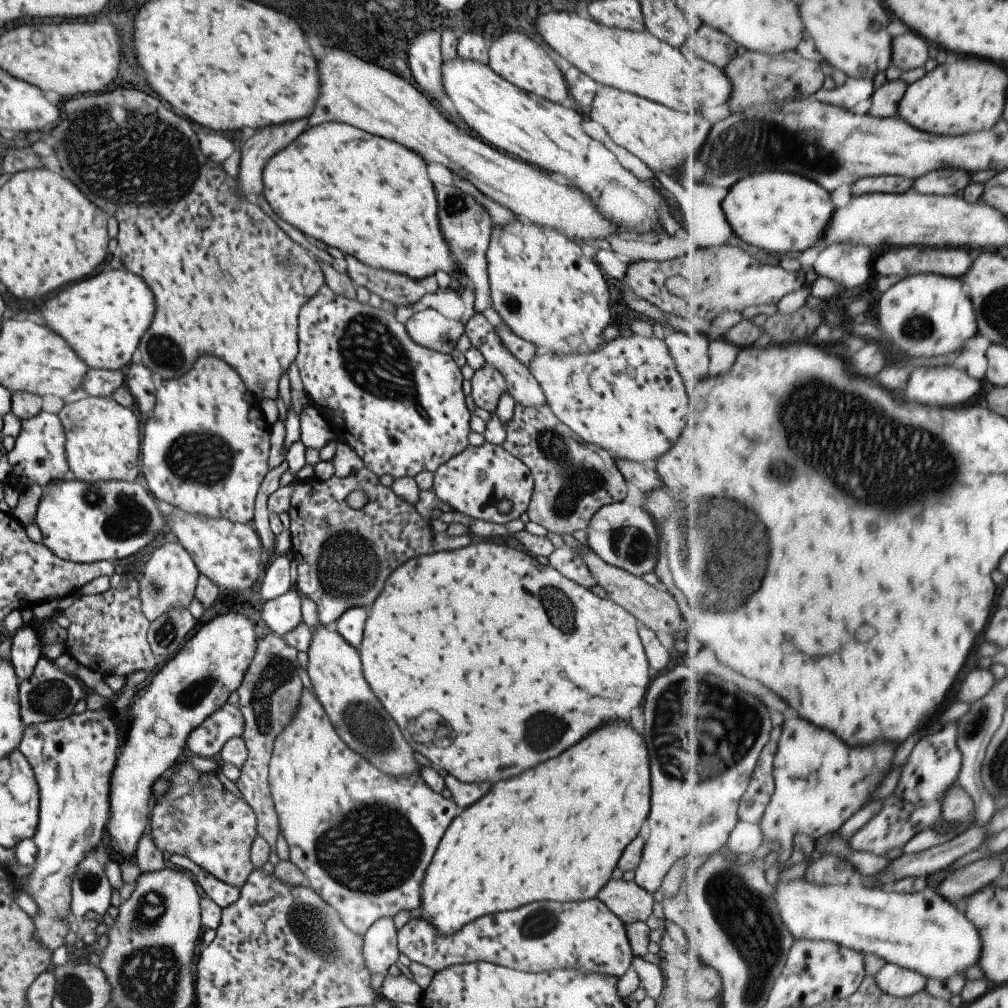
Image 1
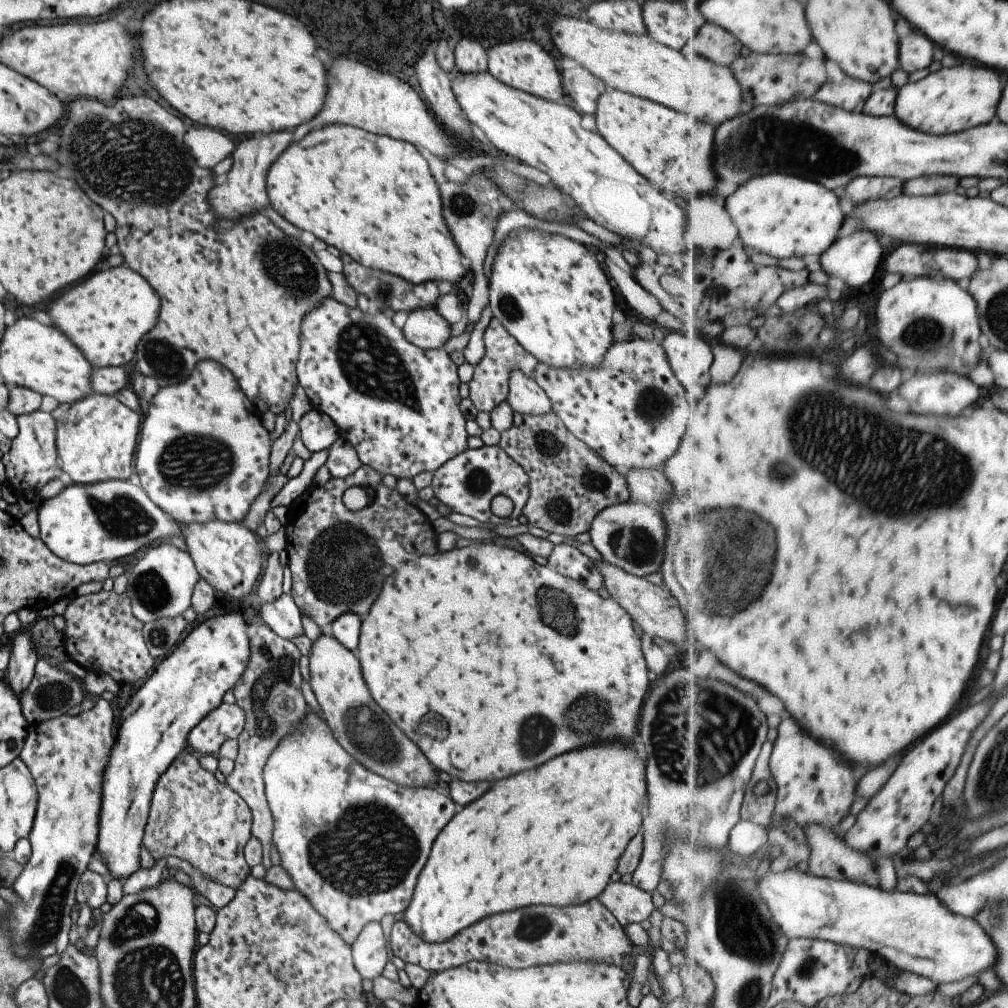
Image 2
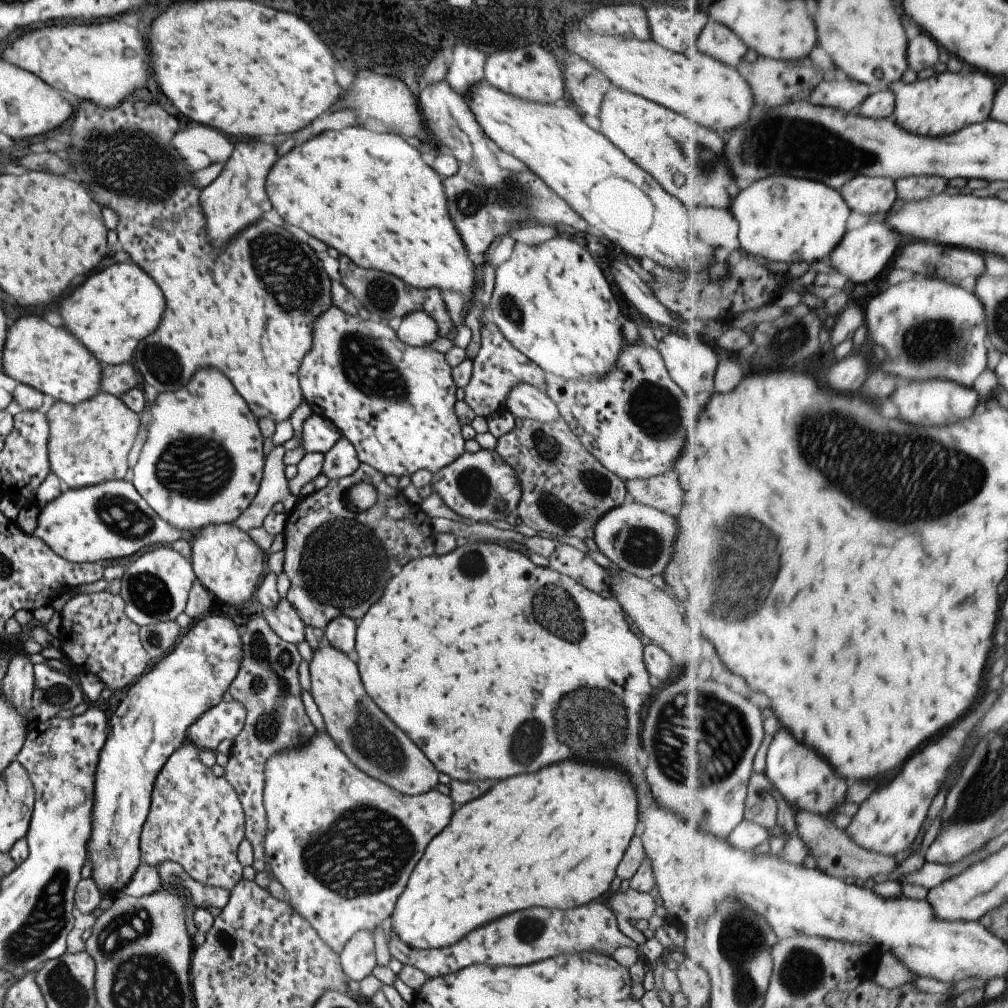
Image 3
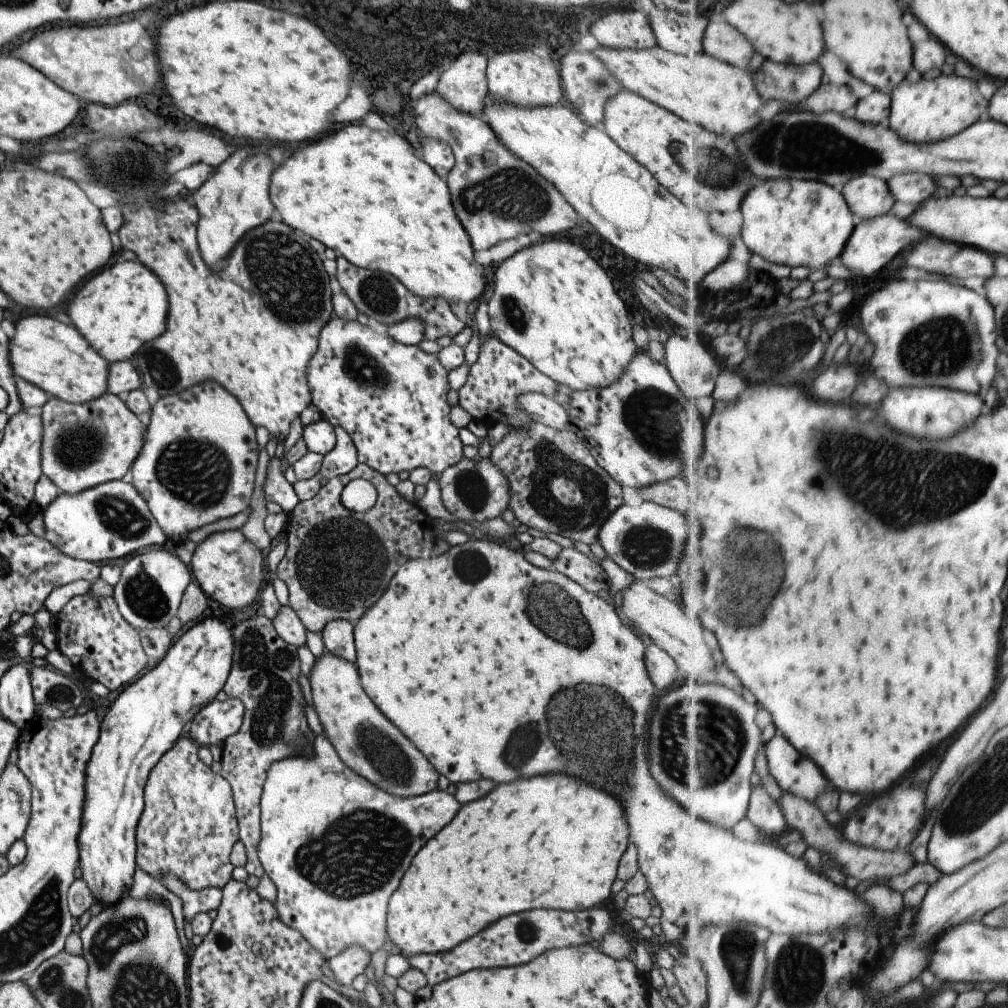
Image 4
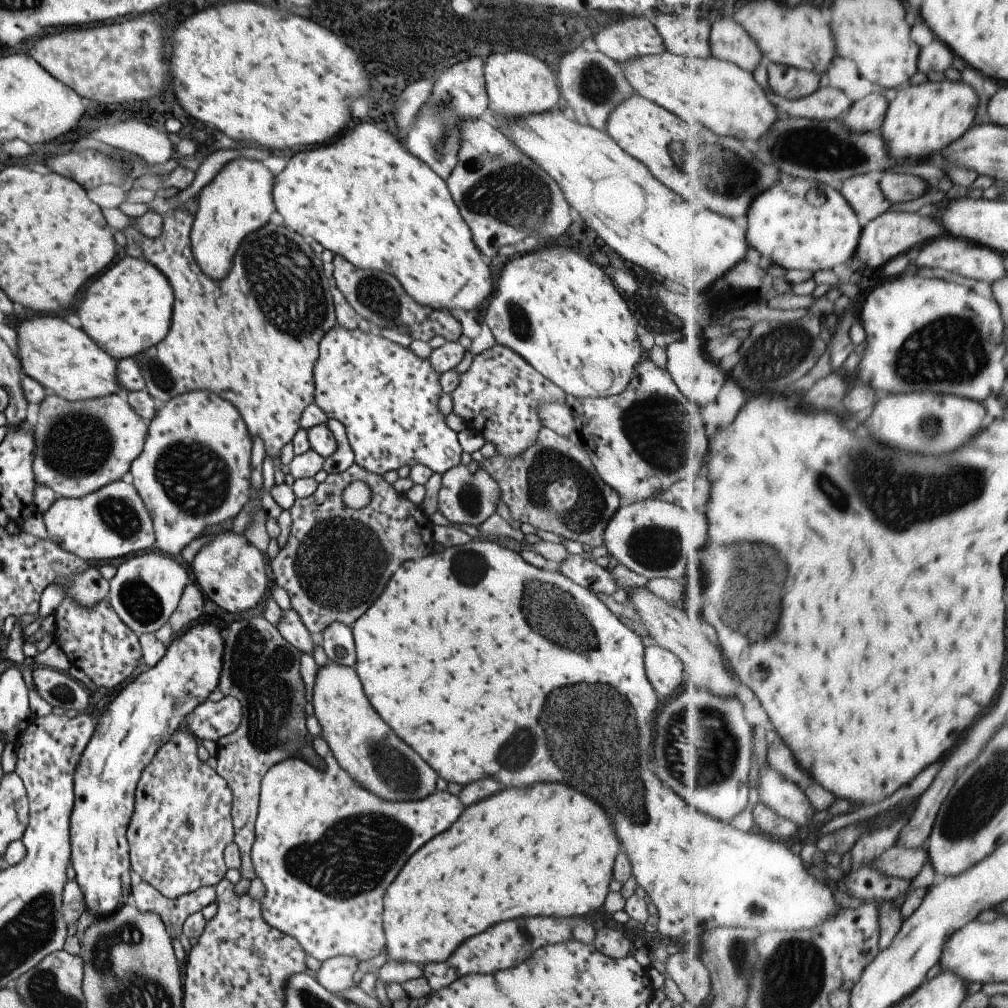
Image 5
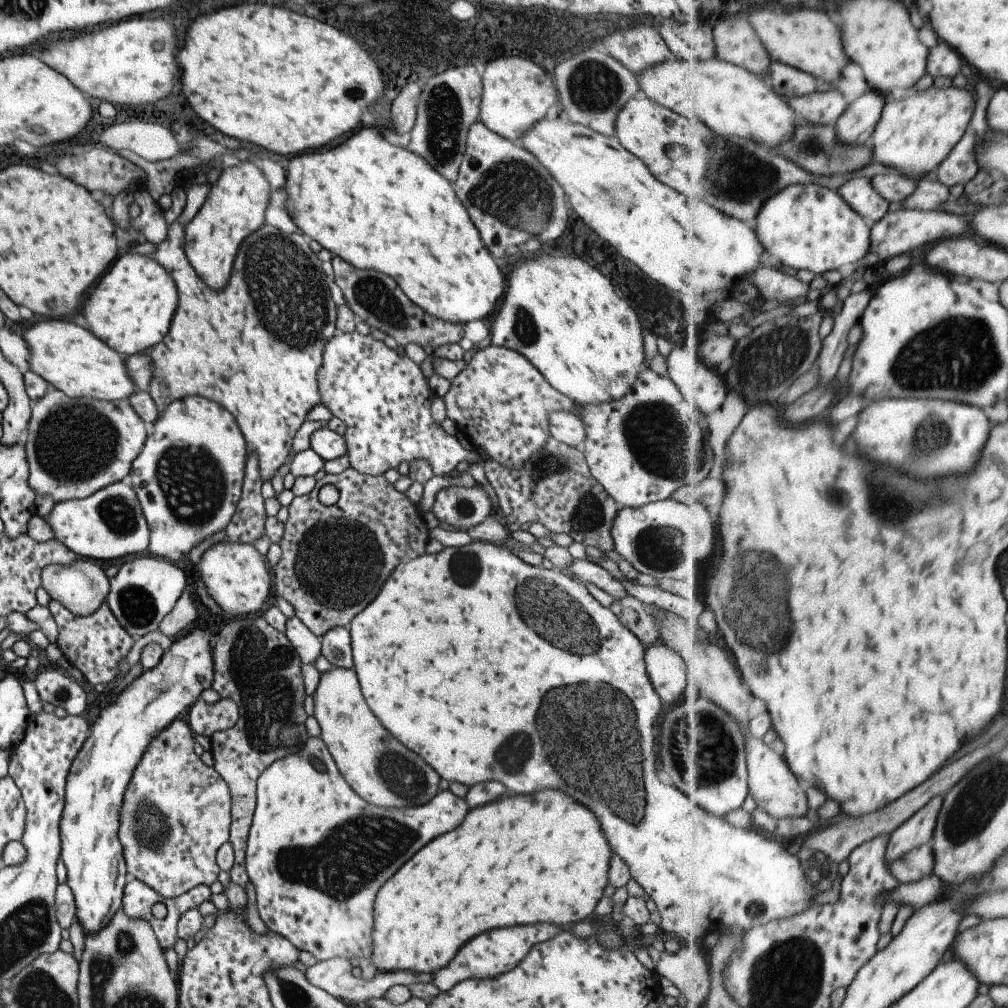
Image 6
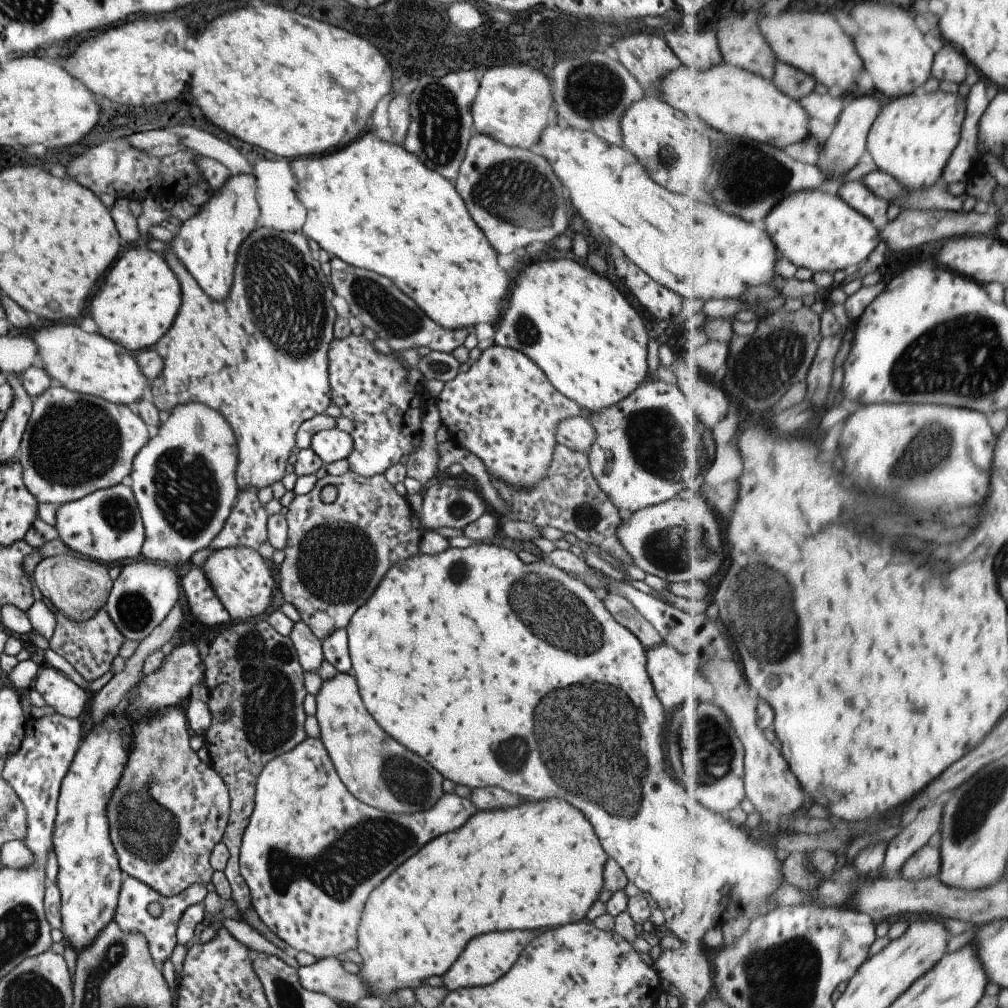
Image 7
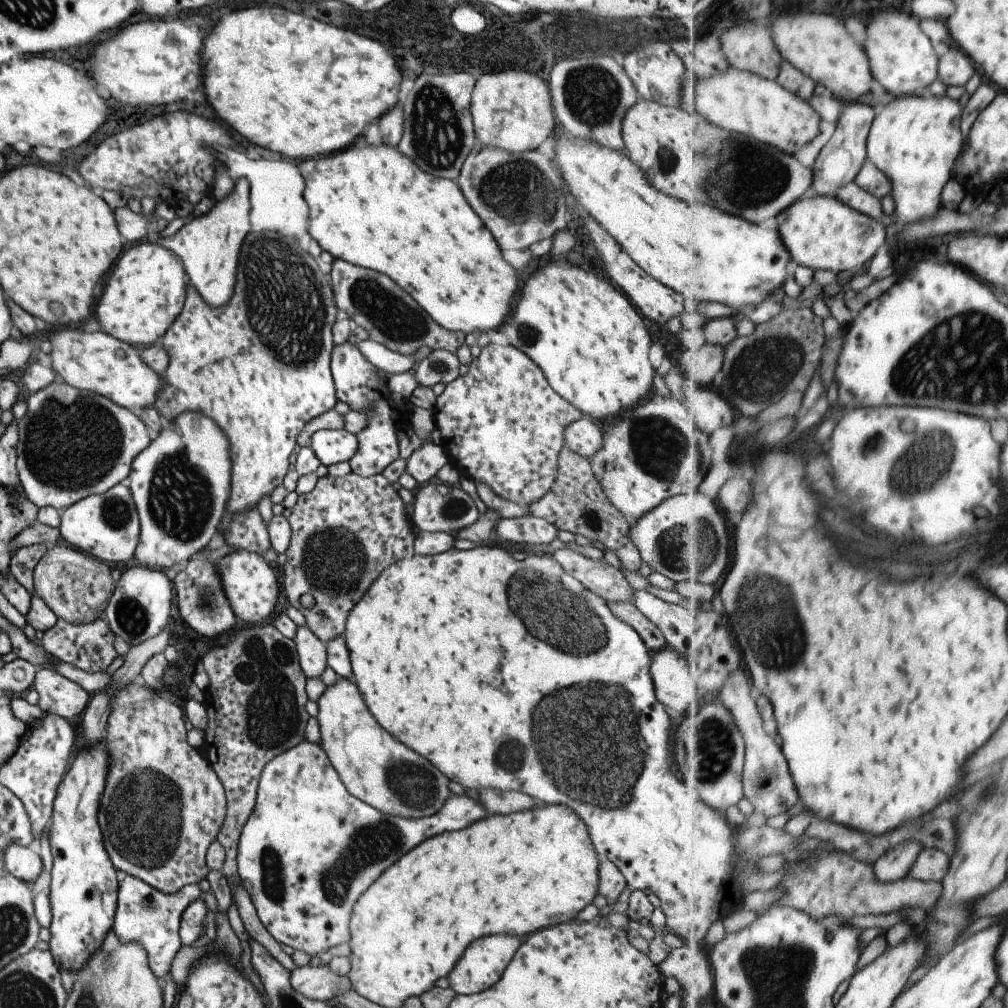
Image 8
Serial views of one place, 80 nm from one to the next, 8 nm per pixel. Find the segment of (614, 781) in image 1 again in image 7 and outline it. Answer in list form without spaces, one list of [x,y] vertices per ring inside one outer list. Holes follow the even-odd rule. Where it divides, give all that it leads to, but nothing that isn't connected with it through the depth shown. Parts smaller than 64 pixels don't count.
[[[545,798],[545,800],[537,800],[537,802],[521,802],[519,806],[505,808],[505,810],[475,812],[455,832],[447,832],[447,834],[427,842],[417,854],[413,854],[409,860],[405,860],[401,866],[397,866],[389,874],[389,878],[385,878],[379,886],[375,886],[369,892],[369,896],[363,904],[363,912],[359,916],[359,922],[357,922],[357,932],[355,932],[355,936],[357,936],[355,950],[361,957],[361,964],[359,964],[355,976],[369,988],[369,997],[379,998],[386,1006],[390,1006],[394,1004],[397,990],[403,988],[415,990],[415,988],[424,985],[423,981],[426,978],[445,974],[453,962],[457,960],[457,956],[463,952],[469,938],[473,938],[473,936],[479,936],[479,934],[491,932],[491,930],[551,929],[583,920],[583,916],[587,914],[591,904],[597,901],[599,892],[602,890],[602,871],[605,860],[607,860],[607,856],[605,856],[603,848],[599,846],[599,840],[597,840],[591,824],[587,822],[587,818],[579,810],[575,810],[575,806],[567,804],[565,800]]]

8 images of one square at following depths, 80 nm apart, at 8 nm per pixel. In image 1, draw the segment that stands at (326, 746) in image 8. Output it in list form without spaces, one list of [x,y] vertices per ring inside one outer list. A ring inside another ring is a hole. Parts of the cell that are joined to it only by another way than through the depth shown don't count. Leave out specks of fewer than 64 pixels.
[[[319,625],[311,632],[305,673],[313,695],[345,746],[355,754],[361,754],[371,766],[387,776],[419,775],[421,765],[415,760],[413,750],[363,679],[356,649],[349,646],[335,630]]]

